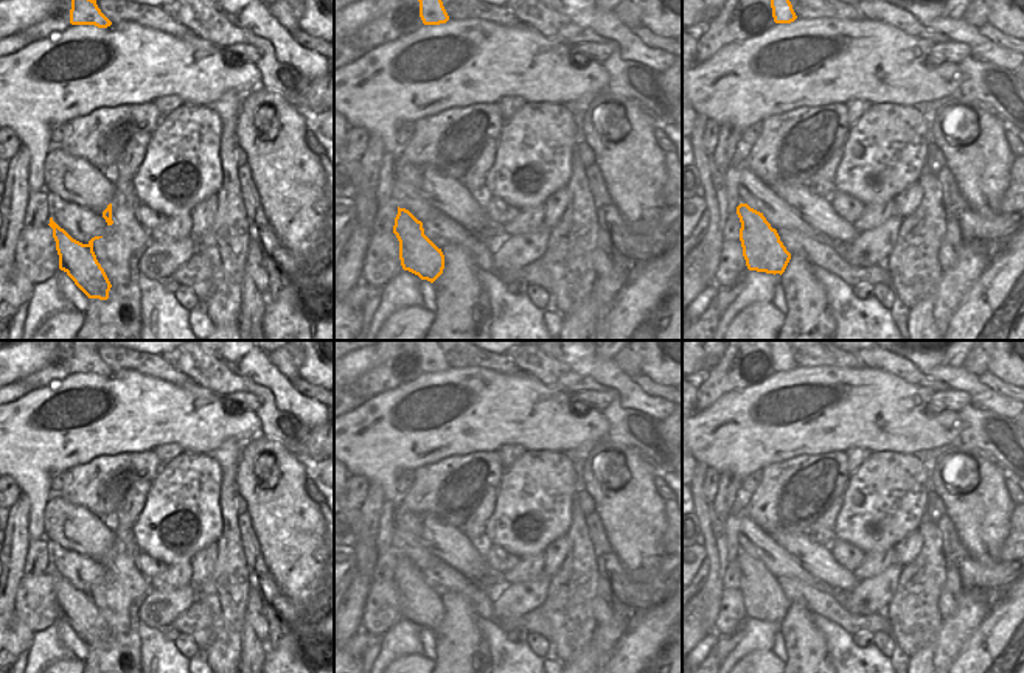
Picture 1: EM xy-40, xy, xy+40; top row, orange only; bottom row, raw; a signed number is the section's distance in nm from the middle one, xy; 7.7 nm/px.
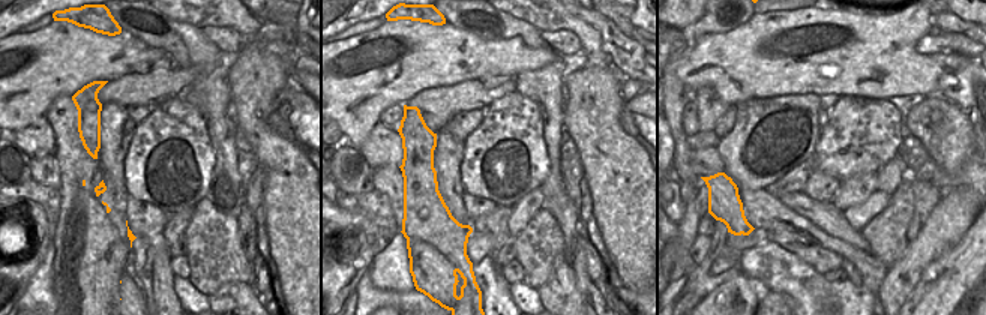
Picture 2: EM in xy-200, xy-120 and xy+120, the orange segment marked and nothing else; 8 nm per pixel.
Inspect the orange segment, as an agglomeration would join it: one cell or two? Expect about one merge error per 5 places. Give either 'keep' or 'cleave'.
cleave

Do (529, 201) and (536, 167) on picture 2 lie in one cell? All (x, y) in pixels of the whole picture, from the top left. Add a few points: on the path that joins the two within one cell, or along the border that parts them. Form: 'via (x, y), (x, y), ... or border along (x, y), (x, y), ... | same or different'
border along (539, 186), (529, 191), (512, 209) | different

